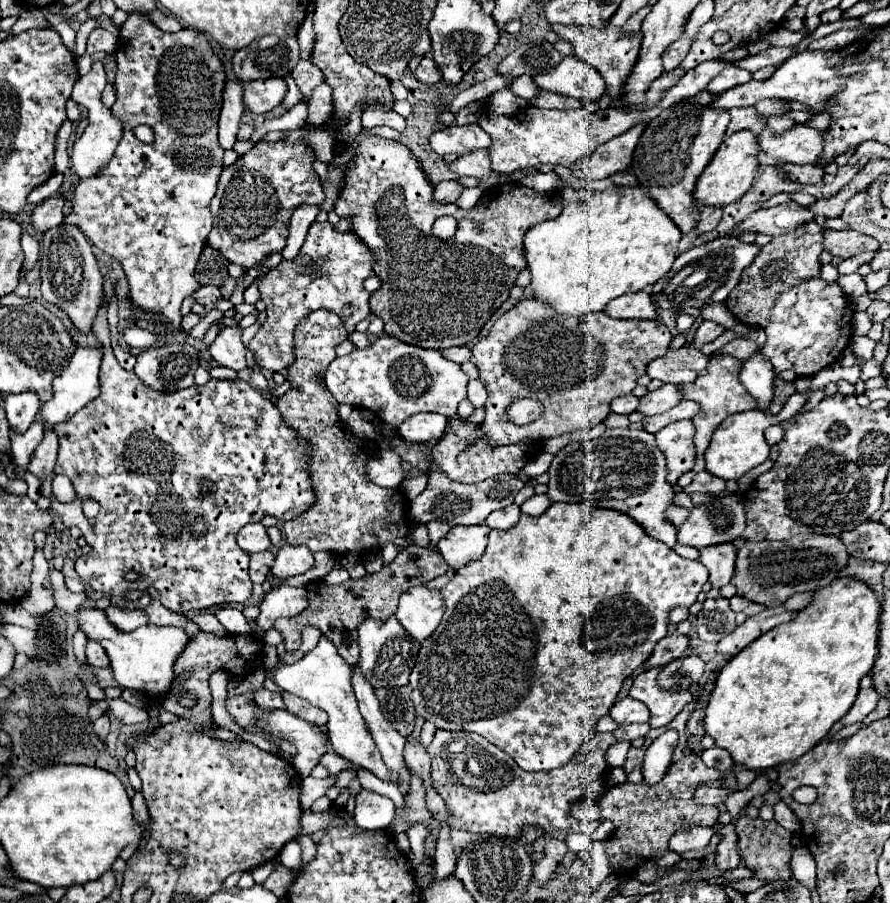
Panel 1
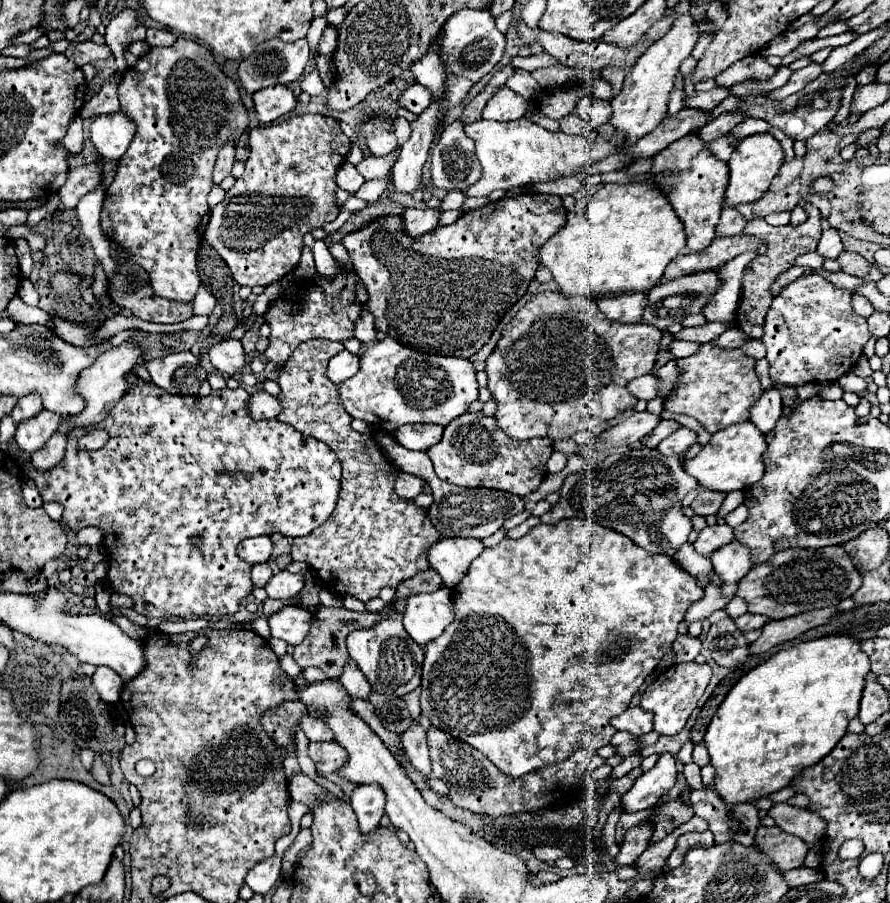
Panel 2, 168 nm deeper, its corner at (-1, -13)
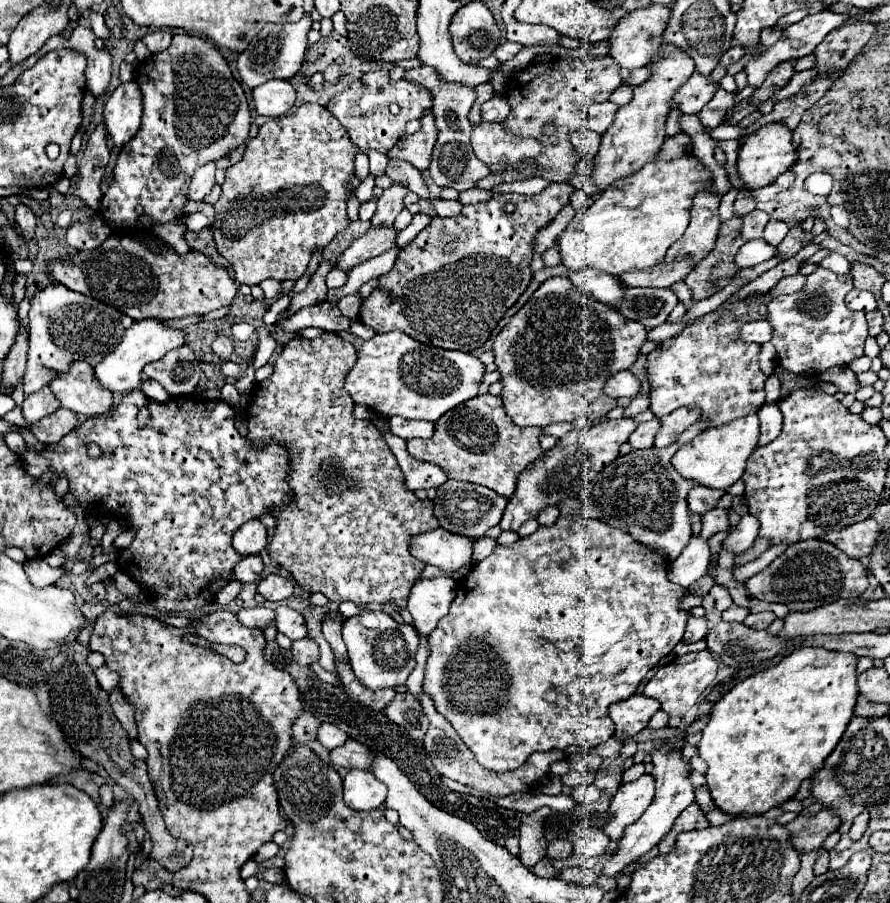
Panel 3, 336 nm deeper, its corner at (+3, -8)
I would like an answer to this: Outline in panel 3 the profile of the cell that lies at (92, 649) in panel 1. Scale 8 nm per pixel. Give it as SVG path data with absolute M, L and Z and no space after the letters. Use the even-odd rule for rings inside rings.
M106 665L94 669L94 673L96 673L96 679L98 679L98 683L100 683L100 687L102 687L104 691L112 693L112 691L118 687L118 679L120 679L120 677L116 675L116 671L110 671Z

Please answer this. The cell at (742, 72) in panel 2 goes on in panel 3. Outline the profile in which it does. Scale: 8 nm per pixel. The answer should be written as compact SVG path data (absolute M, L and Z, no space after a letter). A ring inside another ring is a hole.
M740 46L731 47L720 59L720 65L728 67L731 63L739 61L745 55L745 50Z

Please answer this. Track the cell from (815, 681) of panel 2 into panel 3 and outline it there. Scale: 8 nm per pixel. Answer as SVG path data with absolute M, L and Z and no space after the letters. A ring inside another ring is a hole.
M802 647L784 657L776 667L768 667L744 679L714 705L710 719L702 729L698 755L708 765L706 781L718 809L730 815L758 815L794 797L798 785L822 767L854 715L858 697L856 665L856 655L844 655L822 647Z

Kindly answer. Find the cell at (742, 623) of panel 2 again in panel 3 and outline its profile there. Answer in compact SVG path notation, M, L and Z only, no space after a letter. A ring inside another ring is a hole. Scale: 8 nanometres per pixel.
M756 613L756 615L748 615L742 623L746 625L746 627L752 627L752 629L766 629L772 621L776 619L776 615L774 613Z

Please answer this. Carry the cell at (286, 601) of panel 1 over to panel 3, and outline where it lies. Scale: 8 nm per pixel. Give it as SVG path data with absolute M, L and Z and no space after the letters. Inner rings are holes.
M278 607L276 609L276 631L278 633L284 633L288 639L296 641L296 639L302 639L306 637L306 621L304 617L292 609L292 607Z

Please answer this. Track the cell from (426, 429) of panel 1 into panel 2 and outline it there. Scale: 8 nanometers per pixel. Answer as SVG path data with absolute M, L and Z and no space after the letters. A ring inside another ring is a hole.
M404 424L394 432L394 438L408 450L428 450L440 442L442 430L438 424Z

